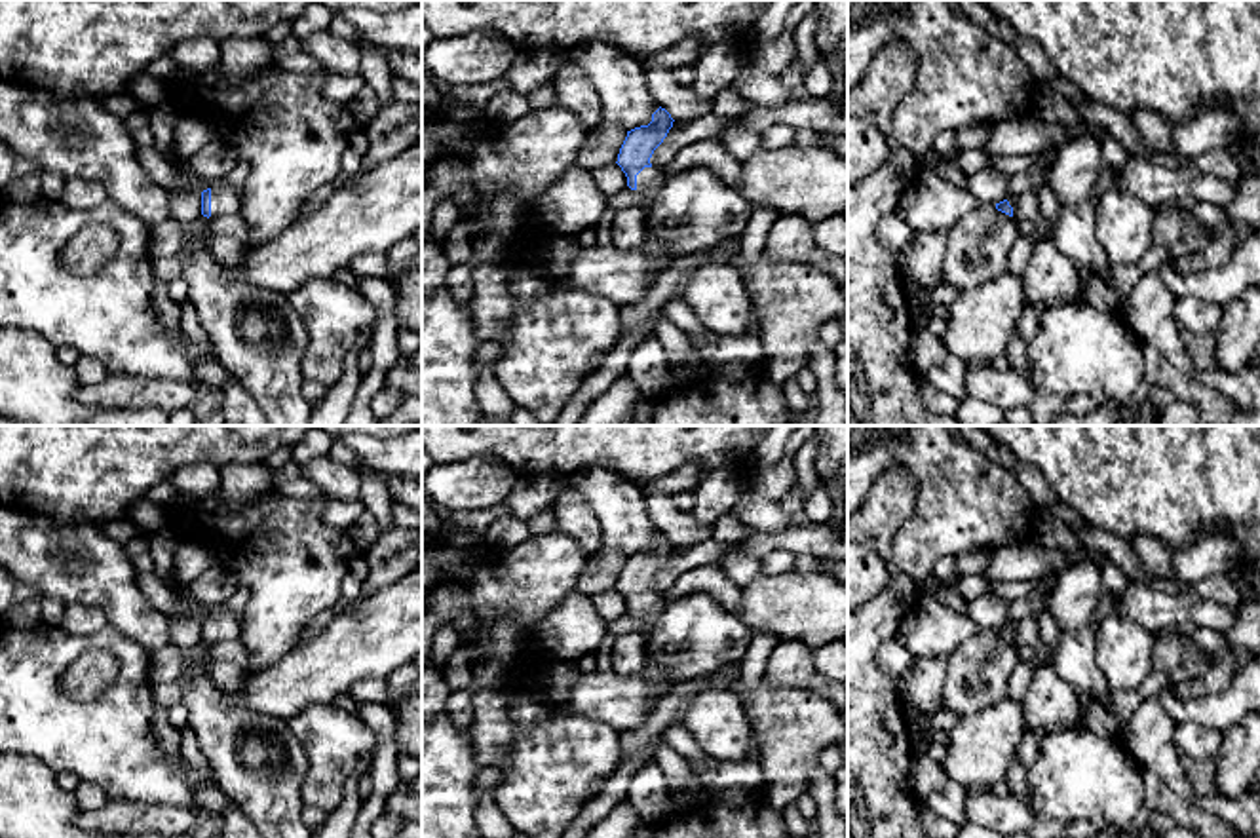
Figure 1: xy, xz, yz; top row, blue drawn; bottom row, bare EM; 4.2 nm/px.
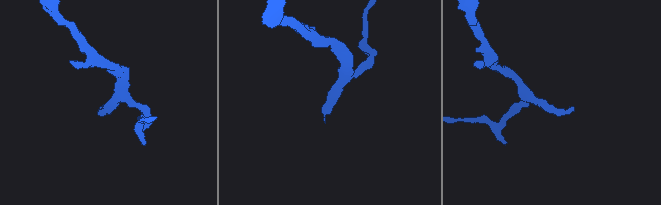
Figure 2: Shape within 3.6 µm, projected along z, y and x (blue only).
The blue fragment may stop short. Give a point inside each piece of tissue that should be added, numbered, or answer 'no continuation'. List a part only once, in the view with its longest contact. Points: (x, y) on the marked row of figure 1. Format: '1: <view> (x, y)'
1: xz (650, 179)

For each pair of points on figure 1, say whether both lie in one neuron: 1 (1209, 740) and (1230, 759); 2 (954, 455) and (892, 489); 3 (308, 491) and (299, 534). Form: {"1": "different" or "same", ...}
{"1": "different", "2": "different", "3": "different"}

